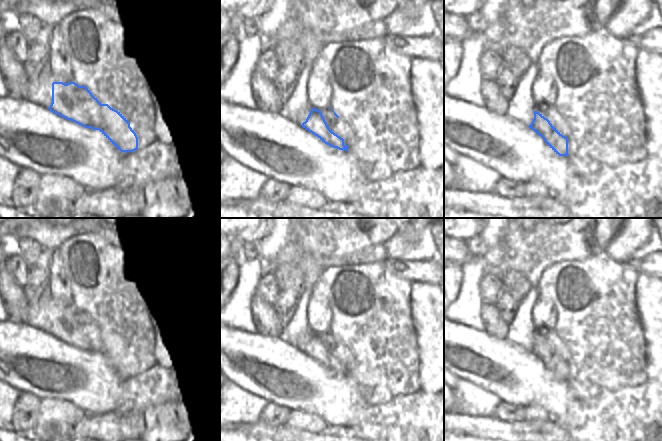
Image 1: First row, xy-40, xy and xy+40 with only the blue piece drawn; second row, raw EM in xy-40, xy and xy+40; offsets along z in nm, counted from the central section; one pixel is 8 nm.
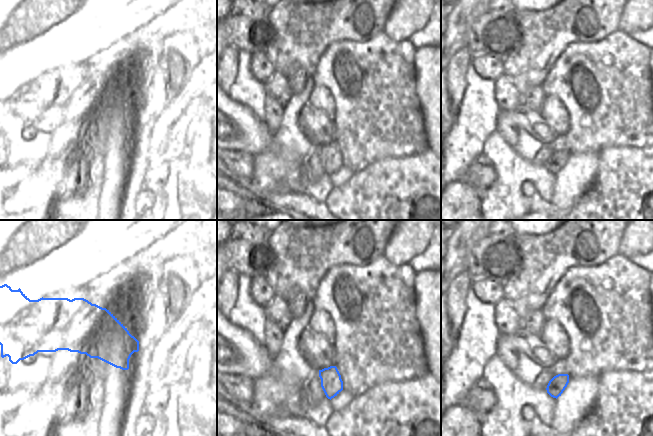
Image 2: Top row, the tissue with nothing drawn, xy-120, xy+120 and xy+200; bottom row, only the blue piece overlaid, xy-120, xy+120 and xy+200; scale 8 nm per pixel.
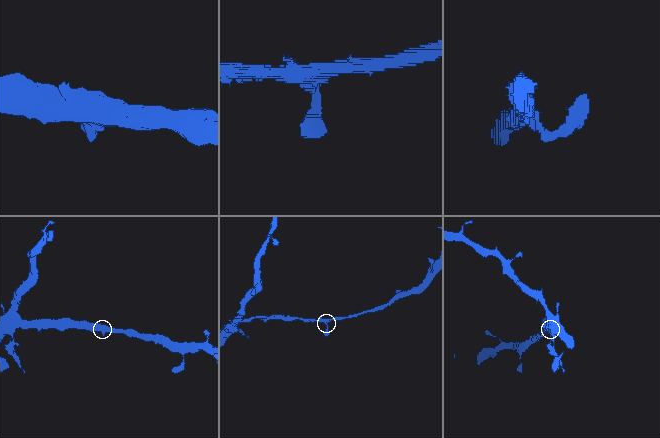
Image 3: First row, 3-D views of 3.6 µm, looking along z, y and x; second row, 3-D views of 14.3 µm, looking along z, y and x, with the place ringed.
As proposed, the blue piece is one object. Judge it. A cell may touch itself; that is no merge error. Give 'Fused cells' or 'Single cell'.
Single cell.

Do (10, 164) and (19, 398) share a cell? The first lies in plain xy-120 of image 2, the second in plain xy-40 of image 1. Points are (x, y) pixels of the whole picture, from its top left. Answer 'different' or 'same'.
same

